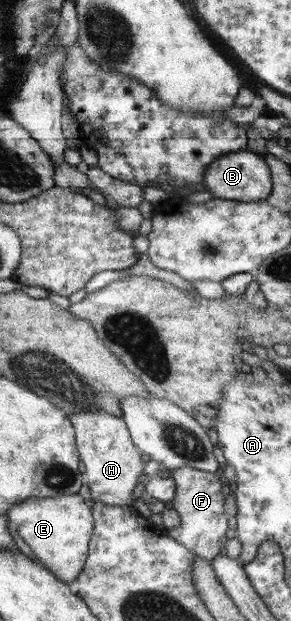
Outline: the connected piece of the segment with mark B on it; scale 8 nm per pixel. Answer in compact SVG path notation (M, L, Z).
M248 148L246 151L238 151L215 159L206 170L204 182L214 197L250 203L255 200L267 200L273 193L274 180L265 155L254 153Z

